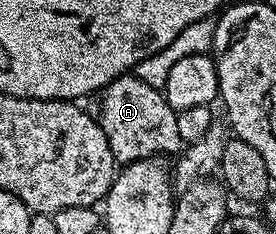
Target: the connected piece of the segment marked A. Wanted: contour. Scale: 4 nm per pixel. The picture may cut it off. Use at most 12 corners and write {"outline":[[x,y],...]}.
{"outline":[[122,74],[96,121],[115,163],[174,156],[178,111],[159,87]]}

